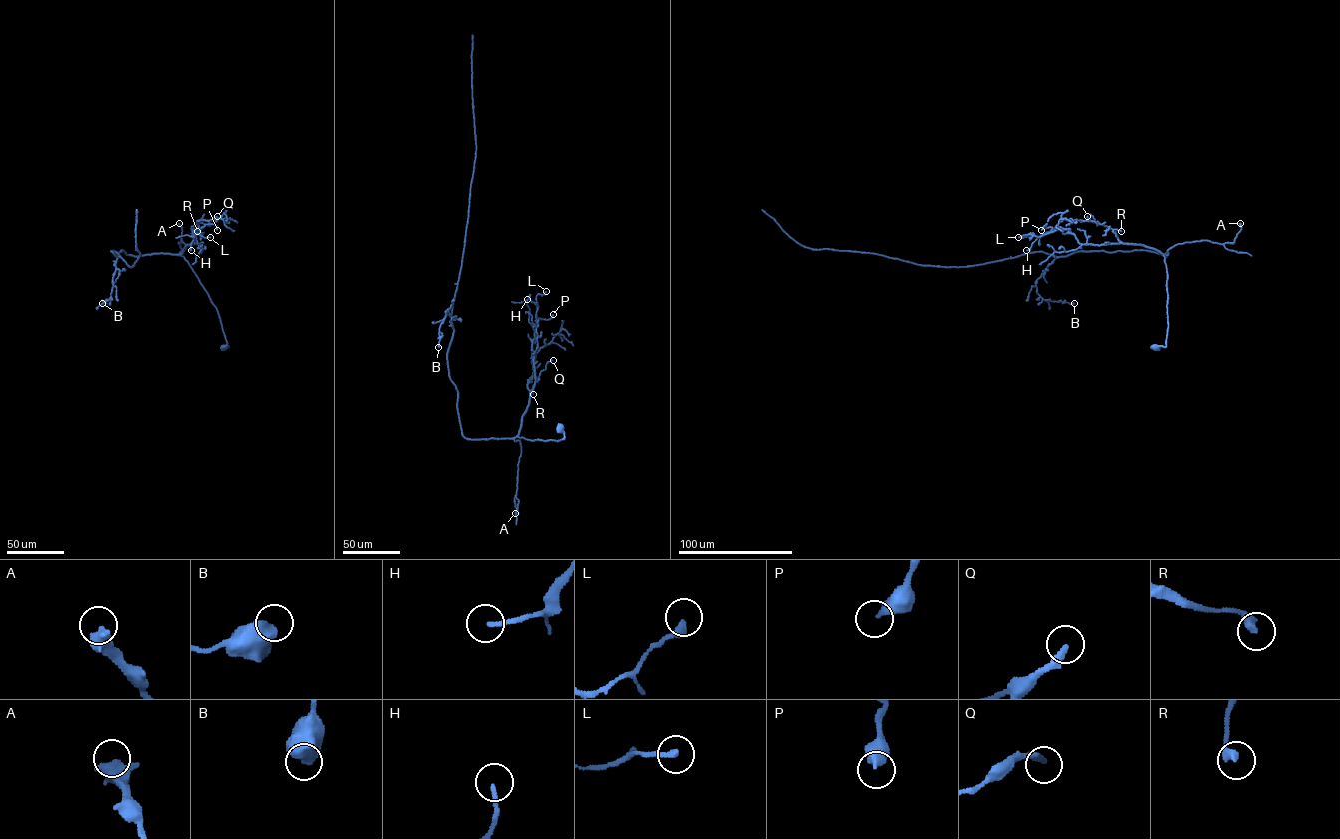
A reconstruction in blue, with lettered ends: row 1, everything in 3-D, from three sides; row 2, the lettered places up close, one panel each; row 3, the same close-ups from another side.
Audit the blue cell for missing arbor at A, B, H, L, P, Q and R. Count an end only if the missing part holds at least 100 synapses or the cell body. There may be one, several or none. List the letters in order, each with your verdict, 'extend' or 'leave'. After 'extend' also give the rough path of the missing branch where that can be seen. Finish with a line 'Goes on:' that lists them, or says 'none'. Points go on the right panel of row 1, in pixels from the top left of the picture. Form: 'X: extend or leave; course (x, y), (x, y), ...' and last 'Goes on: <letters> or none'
A: leave
B: leave
H: leave
L: leave
P: leave
Q: leave
R: leave
Goes on: none

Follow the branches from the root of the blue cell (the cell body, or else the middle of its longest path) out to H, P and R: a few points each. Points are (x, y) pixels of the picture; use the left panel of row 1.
H: (224, 347), (228, 346), (216, 307), (181, 255), (187, 245), (199, 244), (198, 226), (192, 232), (191, 250)
P: (224, 347), (228, 346), (216, 307), (181, 255), (187, 245), (199, 244), (199, 228), (213, 224), (217, 230)
R: (224, 347), (228, 346), (216, 307), (181, 255), (187, 245), (193, 243), (197, 231)

